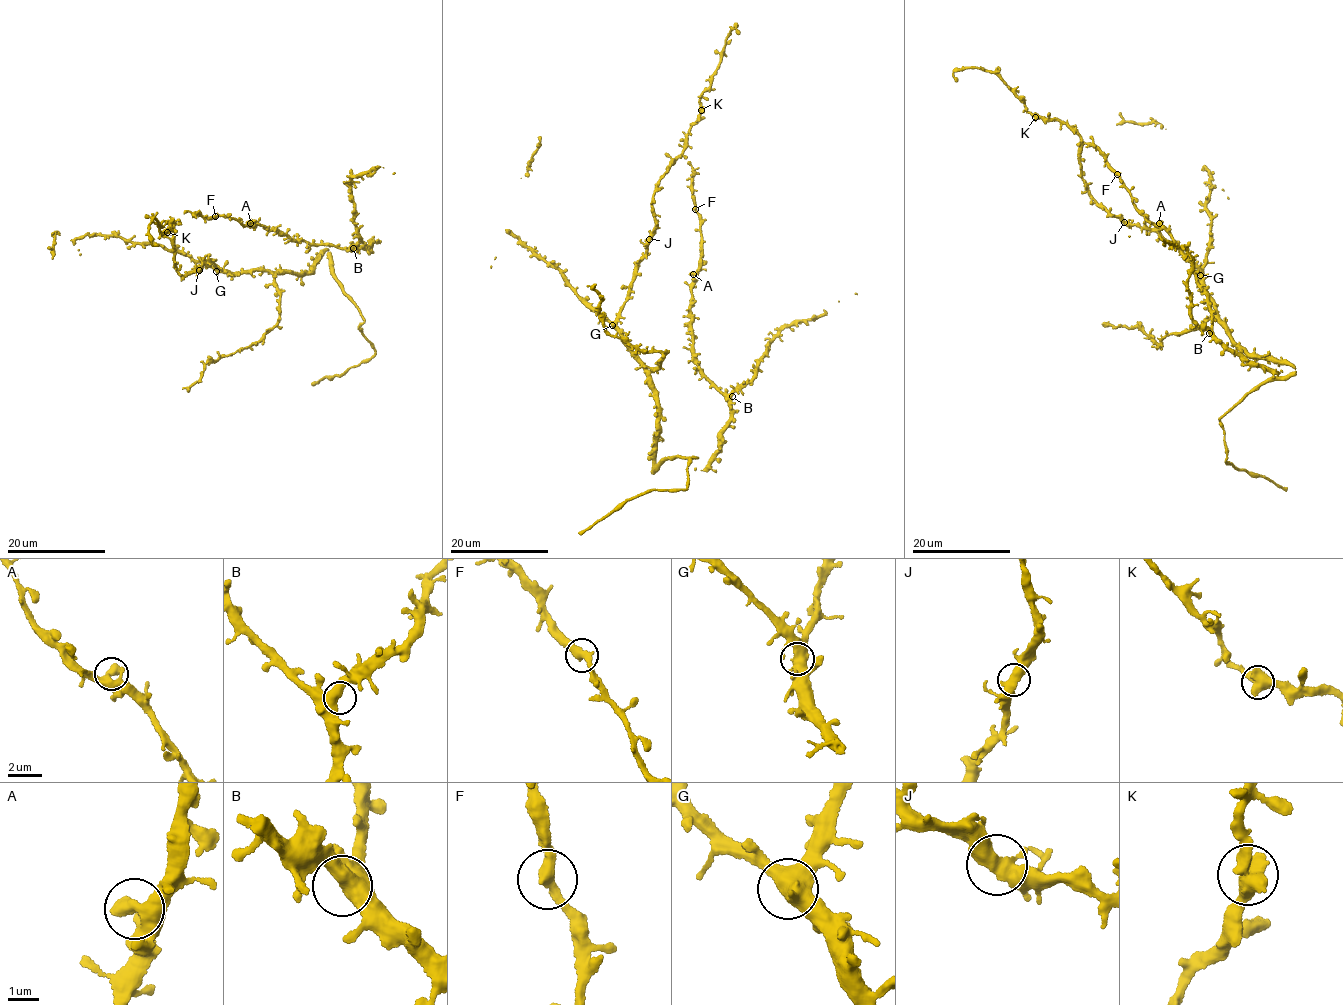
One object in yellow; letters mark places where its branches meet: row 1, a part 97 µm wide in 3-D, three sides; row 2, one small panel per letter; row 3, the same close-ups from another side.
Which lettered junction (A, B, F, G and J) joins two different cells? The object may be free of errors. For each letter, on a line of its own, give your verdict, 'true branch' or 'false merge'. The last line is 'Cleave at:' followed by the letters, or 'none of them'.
A: true branch
B: true branch
F: true branch
G: true branch
J: true branch
Cleave at: none of them

